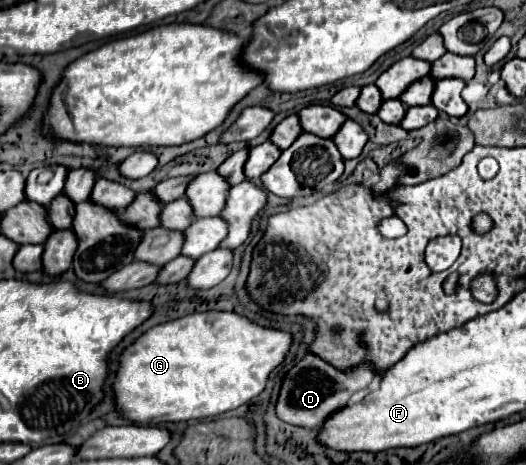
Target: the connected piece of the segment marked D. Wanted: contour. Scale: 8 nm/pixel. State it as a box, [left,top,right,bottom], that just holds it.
[276,355,378,429]

